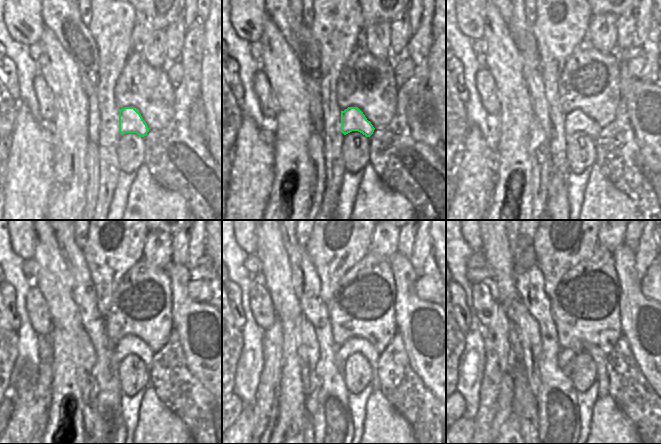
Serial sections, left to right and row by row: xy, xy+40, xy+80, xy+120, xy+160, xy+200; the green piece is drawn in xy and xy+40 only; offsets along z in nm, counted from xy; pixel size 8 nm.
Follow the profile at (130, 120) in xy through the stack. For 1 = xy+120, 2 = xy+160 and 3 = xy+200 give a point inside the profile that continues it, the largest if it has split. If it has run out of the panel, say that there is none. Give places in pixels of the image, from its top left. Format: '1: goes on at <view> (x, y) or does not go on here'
1: goes on at xy+120 (128, 345)
2: goes on at xy+160 (353, 345)
3: goes on at xy+200 (564, 357)

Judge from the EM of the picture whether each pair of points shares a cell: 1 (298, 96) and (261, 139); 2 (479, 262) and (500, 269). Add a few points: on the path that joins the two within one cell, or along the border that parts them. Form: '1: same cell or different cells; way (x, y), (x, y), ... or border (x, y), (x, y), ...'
1: different cells; border (275, 119), (275, 141), (272, 146)
2: different cells; border (481, 252), (486, 265)

